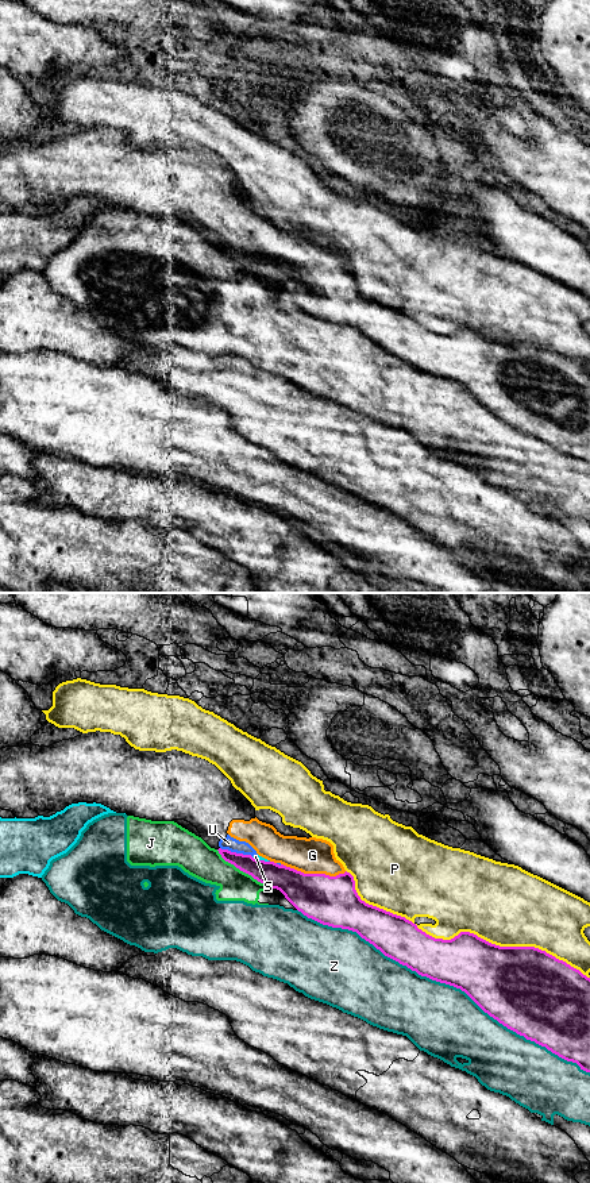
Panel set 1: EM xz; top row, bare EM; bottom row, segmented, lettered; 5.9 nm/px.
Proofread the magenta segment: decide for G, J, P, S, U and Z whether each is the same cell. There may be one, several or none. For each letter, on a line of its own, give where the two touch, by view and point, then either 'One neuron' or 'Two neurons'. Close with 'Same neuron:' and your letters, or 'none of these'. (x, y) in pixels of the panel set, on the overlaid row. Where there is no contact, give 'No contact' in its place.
G: Touches magenta at xz (313, 874). One neuron
J: Touches magenta at xz (243, 871). Two neurons
P: Touches magenta at xz (461, 932). Two neurons
S: Touches magenta at xz (259, 860). Two neurons
U: Touches magenta at xz (235, 852). One neuron
Z: Touches magenta at xz (443, 982). Two neurons
Same neuron: G, U

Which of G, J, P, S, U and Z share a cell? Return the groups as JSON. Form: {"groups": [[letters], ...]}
{"groups": [["G", "U"], ["J", "Z"], ["P"], ["S"]]}

